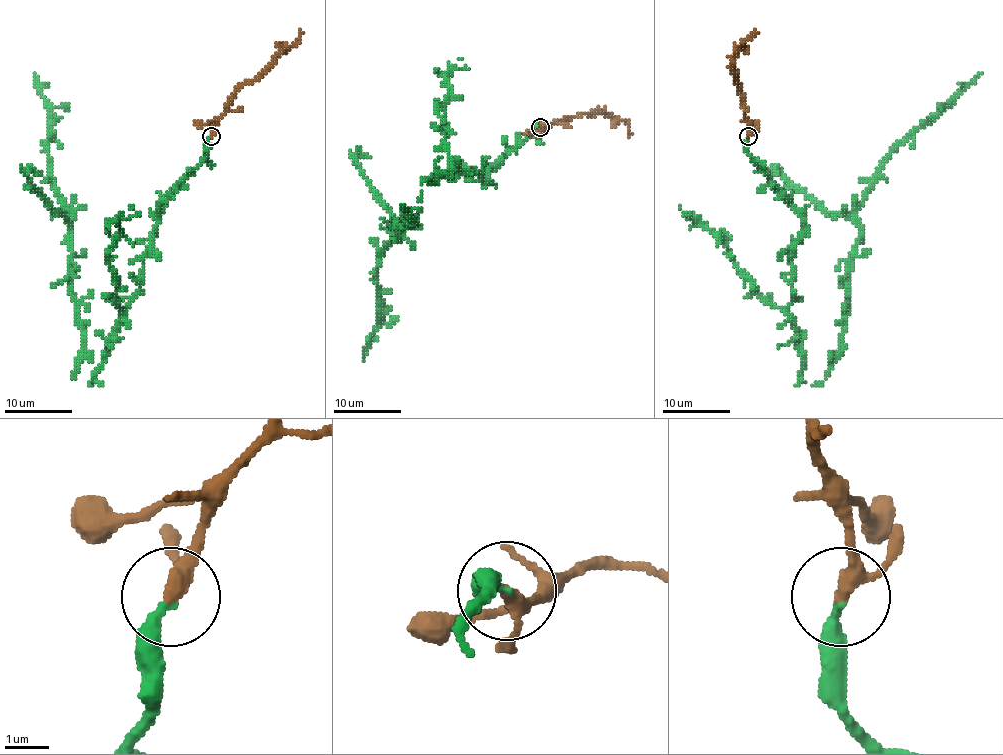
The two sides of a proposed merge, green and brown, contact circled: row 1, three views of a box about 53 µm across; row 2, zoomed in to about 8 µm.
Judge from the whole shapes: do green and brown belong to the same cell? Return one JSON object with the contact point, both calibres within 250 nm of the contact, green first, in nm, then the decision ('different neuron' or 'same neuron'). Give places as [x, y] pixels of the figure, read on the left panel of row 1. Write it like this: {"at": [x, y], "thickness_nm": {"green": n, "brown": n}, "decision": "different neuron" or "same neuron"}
{"at": [211, 136], "thickness_nm": {"green": 280, "brown": 280}, "decision": "same neuron"}

